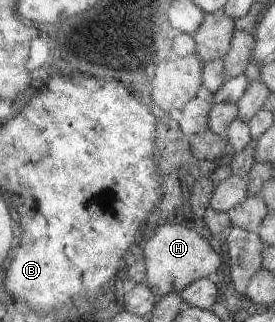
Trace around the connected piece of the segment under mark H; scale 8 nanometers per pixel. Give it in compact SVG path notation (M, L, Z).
M180 224L158 226L154 234L144 242L140 257L145 270L144 283L157 297L169 292L177 293L191 282L210 276L221 266L220 253L215 252L196 231Z

